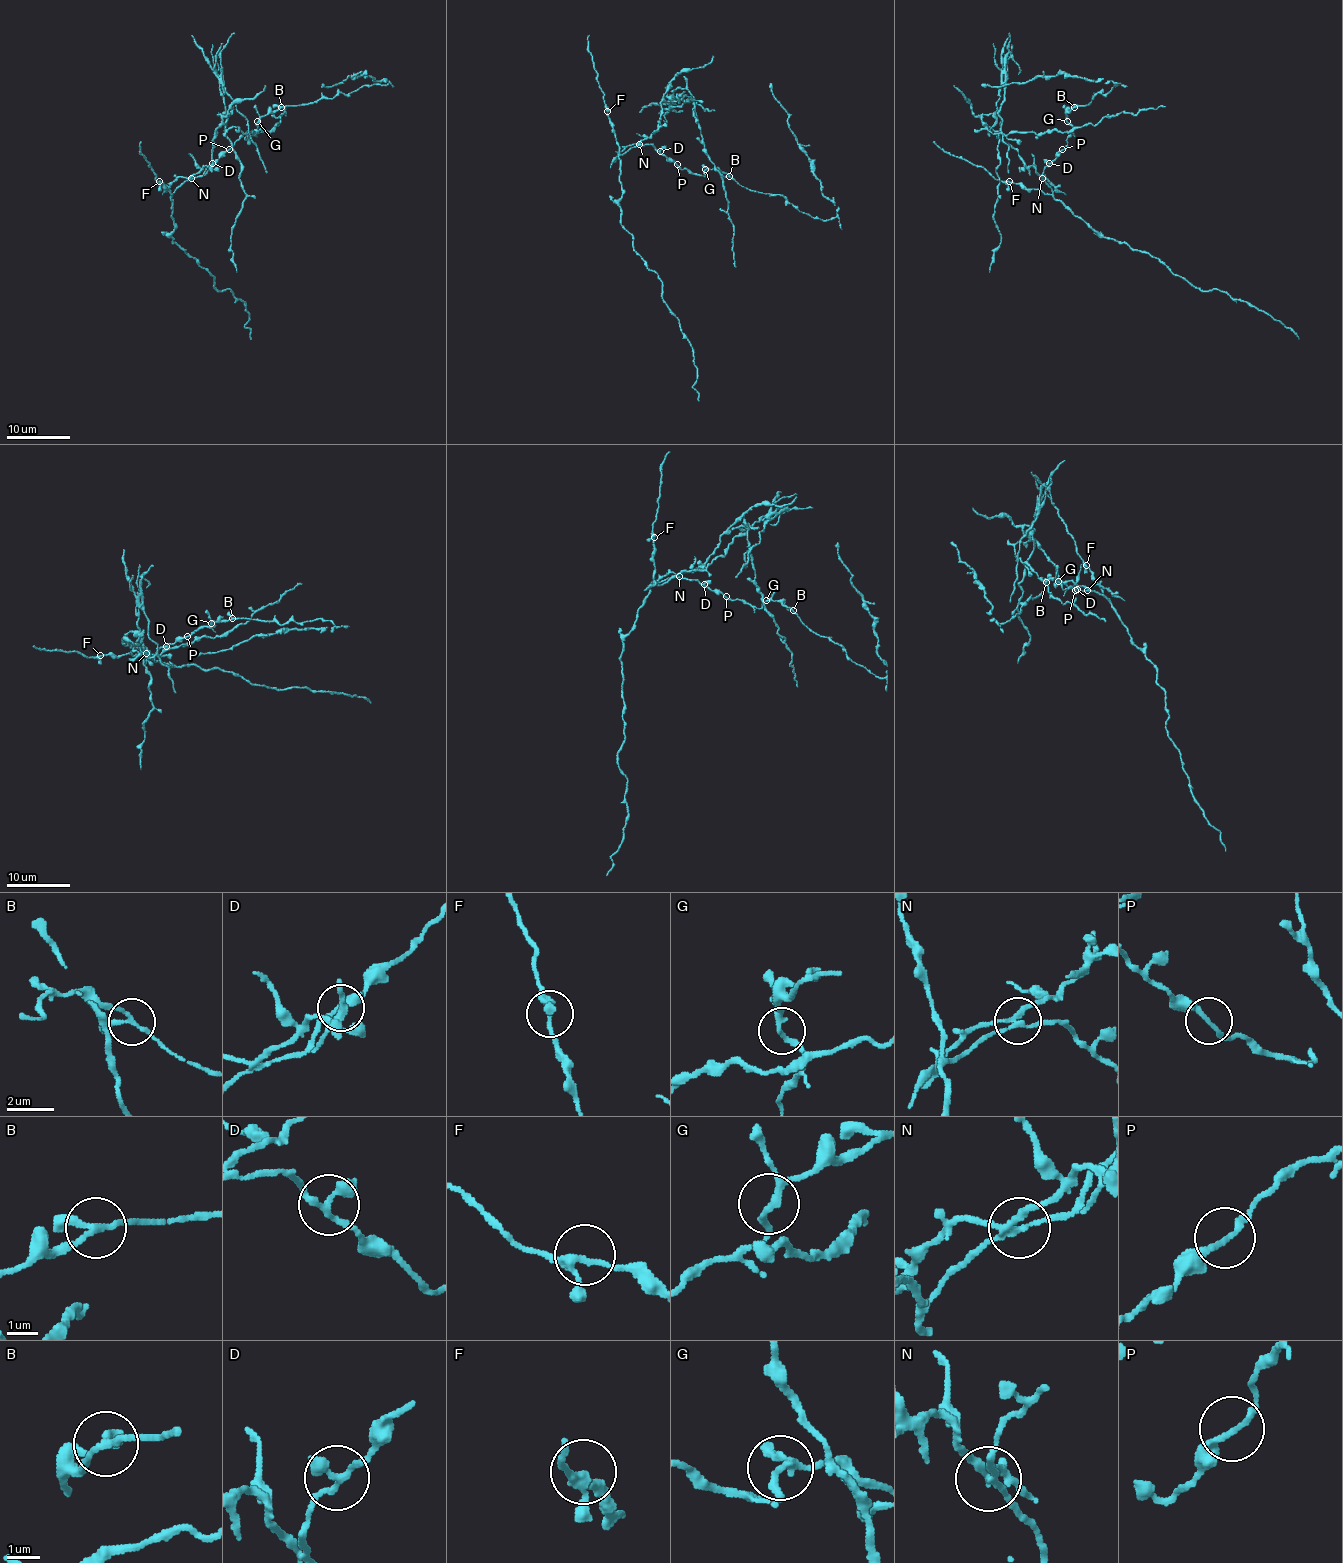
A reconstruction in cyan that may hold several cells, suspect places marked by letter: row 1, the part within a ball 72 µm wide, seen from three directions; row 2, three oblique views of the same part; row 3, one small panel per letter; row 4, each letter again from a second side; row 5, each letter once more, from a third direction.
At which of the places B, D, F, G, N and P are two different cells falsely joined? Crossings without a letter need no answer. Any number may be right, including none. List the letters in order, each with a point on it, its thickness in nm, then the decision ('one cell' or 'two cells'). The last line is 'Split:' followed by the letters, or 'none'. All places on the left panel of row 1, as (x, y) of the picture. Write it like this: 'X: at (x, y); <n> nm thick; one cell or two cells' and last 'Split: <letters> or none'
B: at (281, 107); 180 nm thick; one cell
D: at (212, 163); 220 nm thick; one cell
F: at (159, 181); 200 nm thick; one cell
G: at (257, 121); 200 nm thick; one cell
N: at (191, 178); 200 nm thick; two cells
P: at (229, 149); 170 nm thick; one cell
Split: N

